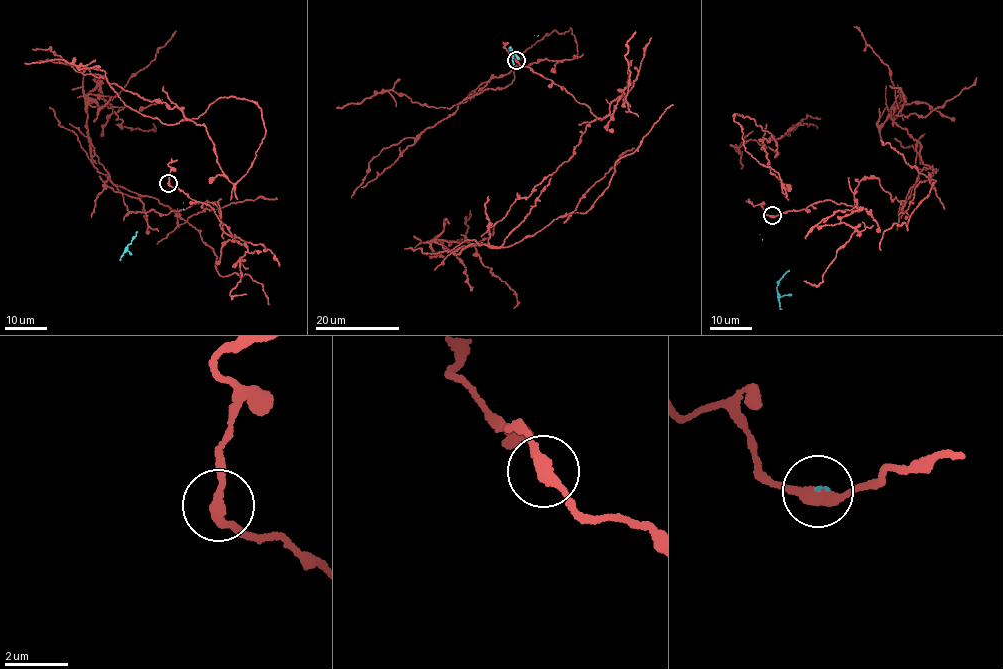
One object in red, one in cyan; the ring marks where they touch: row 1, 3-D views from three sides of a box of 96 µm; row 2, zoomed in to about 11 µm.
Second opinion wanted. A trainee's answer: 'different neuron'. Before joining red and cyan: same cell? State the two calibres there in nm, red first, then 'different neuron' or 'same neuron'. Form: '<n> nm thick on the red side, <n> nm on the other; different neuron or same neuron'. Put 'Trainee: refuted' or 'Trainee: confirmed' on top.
Trainee: confirmed
340 nm thick on the red side, 60 nm on the other; different neuron

